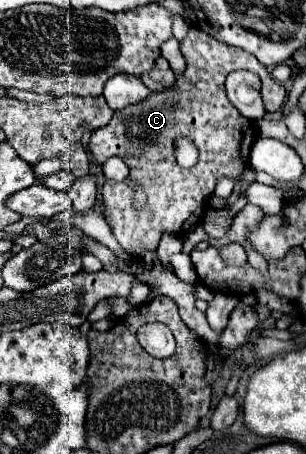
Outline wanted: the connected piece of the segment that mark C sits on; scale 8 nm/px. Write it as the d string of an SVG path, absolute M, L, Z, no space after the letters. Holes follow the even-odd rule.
M191 27L187 37L181 41L181 53L187 61L187 67L183 73L175 75L175 83L171 89L151 93L145 101L135 103L123 111L115 111L113 119L105 125L99 127L91 133L89 139L89 153L97 163L107 161L109 157L121 157L129 165L129 177L125 181L107 181L107 187L103 189L103 215L113 229L113 235L117 237L121 249L129 257L143 257L145 253L155 253L159 247L159 241L163 233L173 233L173 235L185 235L191 227L201 223L205 205L209 197L213 195L213 189L219 179L231 177L239 179L245 171L245 153L243 153L243 139L251 139L253 133L245 133L247 127L253 127L249 119L245 119L227 99L225 95L225 77L231 71L237 69L249 69L255 75L259 75L263 87L261 87L261 97L265 103L267 113L275 113L283 101L285 101L285 87L281 81L273 79L267 69L251 55L249 51L241 51L241 47L231 47L227 43L221 43L207 35L205 31L199 31L197 27ZM177 137L189 137L195 141L199 149L199 159L191 169L183 169L177 159L175 159L175 139ZM135 185L141 187L147 195L145 207L137 209L133 205L133 195L135 195Z

